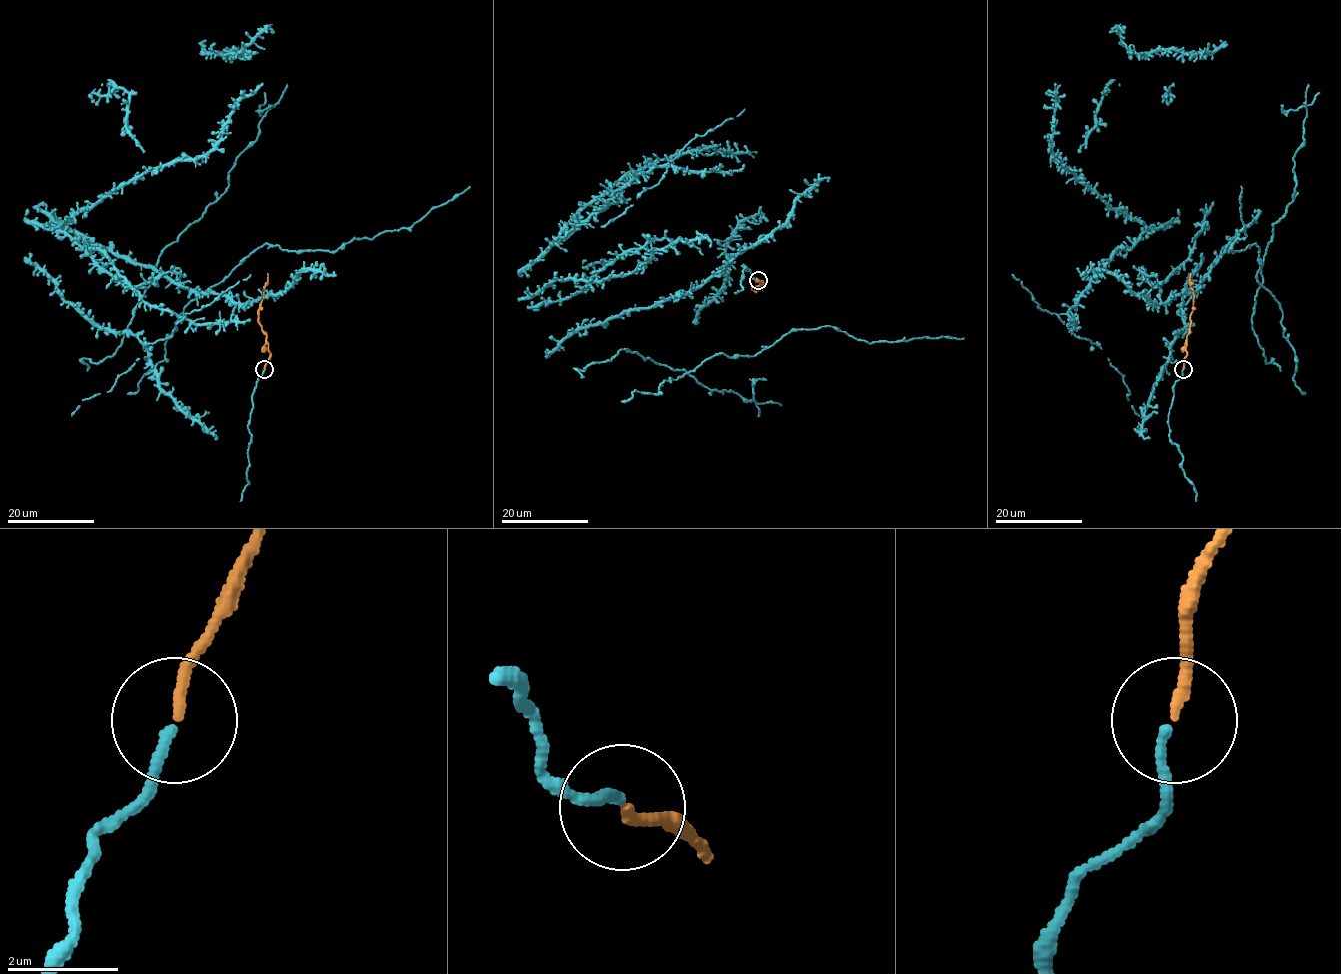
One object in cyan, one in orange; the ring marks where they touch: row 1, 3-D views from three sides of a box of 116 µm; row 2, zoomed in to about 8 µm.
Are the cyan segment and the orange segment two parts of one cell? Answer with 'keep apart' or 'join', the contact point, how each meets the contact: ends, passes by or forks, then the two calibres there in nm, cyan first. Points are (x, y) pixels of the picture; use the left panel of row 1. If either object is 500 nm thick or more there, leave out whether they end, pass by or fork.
join; place (264, 369); cyan ends; orange ends; calibres 170 and 180 nm

